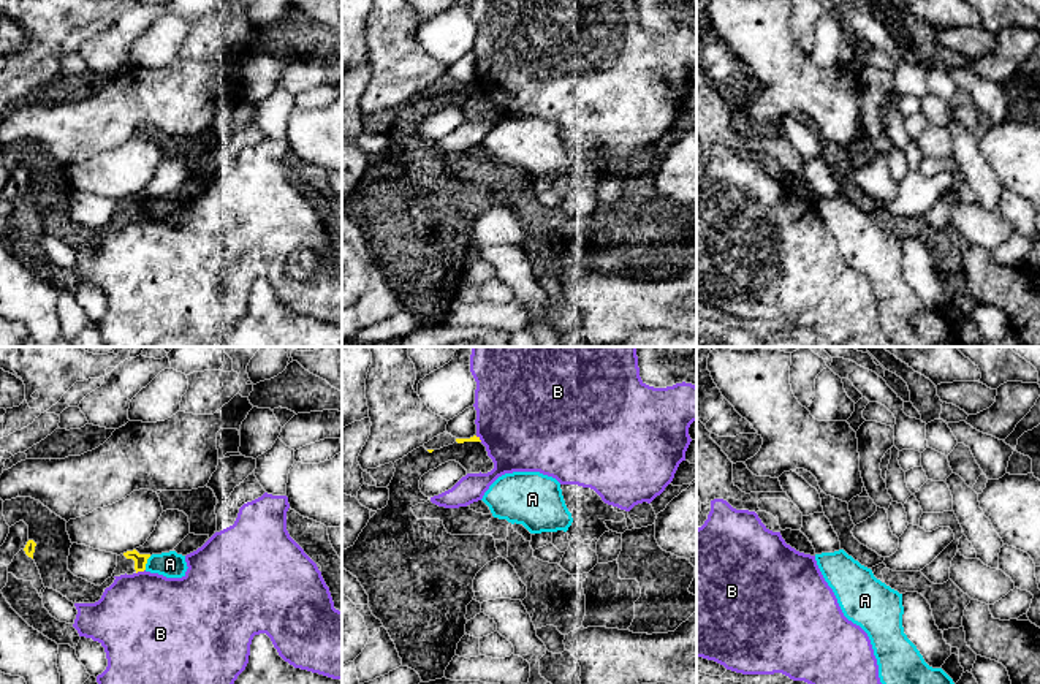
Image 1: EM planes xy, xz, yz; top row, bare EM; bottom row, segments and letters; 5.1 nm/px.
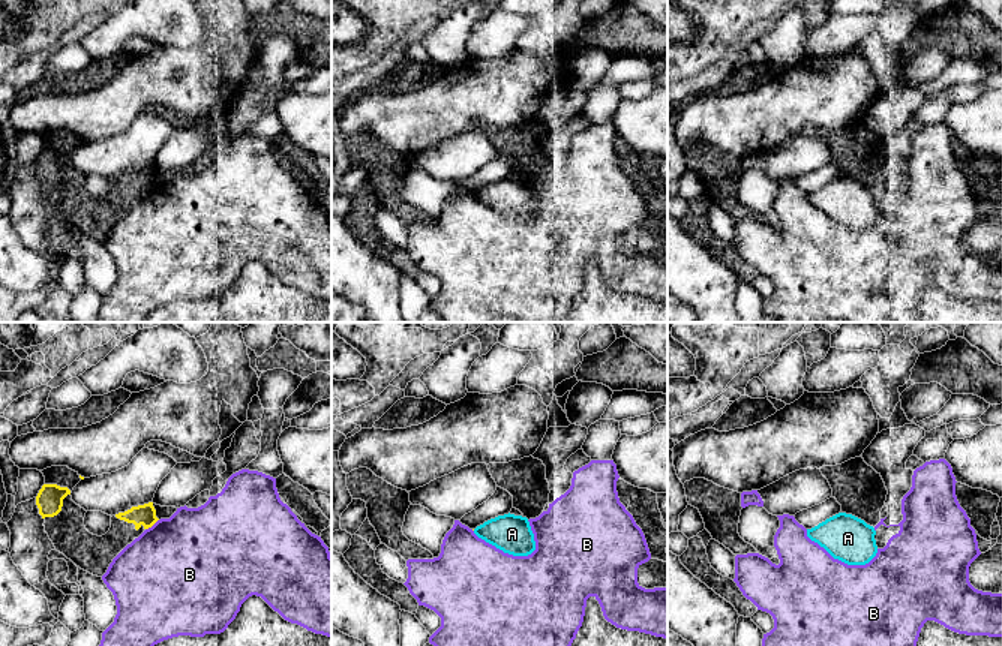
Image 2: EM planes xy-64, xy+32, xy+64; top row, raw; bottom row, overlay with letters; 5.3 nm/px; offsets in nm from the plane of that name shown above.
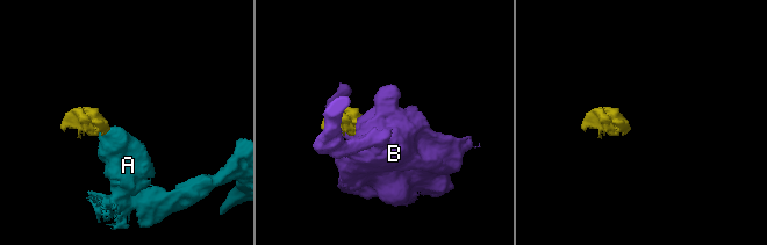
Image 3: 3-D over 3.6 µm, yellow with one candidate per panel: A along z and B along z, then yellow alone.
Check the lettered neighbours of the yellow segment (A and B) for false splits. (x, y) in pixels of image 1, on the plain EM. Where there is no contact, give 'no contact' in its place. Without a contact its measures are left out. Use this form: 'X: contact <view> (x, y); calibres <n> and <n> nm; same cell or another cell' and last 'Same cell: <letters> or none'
A: contact xy (146, 208); calibres 60 and 130 nm; another cell
B: contact xy (140, 216); calibres 60 and 480 nm; another cell
Same cell: none

